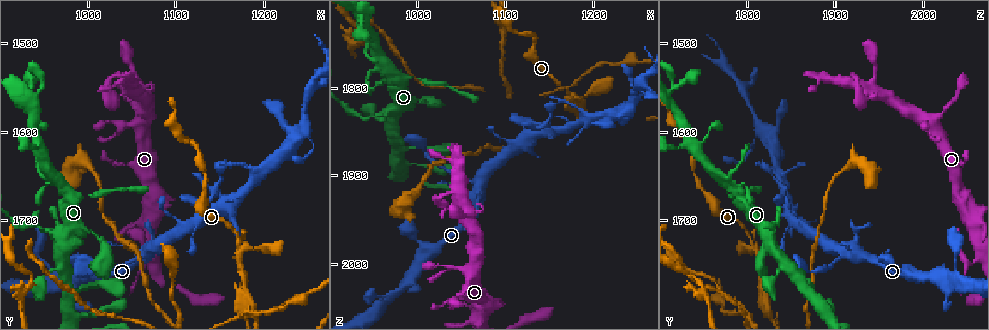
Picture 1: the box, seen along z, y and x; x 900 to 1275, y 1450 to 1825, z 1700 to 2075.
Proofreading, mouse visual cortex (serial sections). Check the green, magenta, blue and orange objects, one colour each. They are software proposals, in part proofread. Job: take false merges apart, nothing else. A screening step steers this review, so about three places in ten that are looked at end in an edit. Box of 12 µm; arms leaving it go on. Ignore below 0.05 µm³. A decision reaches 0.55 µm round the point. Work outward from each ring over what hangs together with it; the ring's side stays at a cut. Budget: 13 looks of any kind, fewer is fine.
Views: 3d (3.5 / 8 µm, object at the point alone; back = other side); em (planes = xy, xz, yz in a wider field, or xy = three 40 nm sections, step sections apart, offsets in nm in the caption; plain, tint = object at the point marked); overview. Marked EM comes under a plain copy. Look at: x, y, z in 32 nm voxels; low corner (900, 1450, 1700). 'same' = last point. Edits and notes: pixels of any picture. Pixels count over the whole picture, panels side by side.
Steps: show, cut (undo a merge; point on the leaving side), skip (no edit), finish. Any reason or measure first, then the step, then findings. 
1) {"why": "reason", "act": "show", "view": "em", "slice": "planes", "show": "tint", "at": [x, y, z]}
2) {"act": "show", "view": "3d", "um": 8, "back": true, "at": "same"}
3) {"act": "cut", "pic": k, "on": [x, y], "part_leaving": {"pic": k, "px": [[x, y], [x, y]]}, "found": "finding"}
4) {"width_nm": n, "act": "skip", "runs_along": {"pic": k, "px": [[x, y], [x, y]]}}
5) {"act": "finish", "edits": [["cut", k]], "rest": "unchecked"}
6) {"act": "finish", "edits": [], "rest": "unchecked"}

{"why": "narrows sharply", "act": "show", "view": "3d", "um": 3.5, "at": [1000, 1670, 1792]}

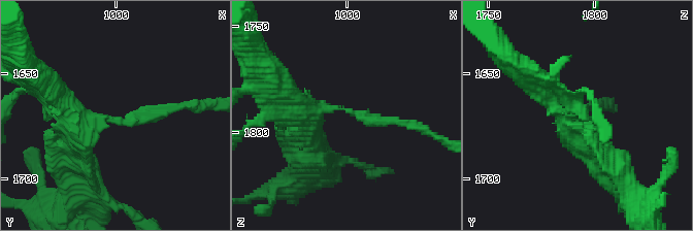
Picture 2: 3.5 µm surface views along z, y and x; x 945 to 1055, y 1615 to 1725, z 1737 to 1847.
{"arm_widths_nm": [150, 400], "act": "show", "view": "em", "slice": "xy", "step": 1, "show": "tint", "at": [999, 1671, 1788]}

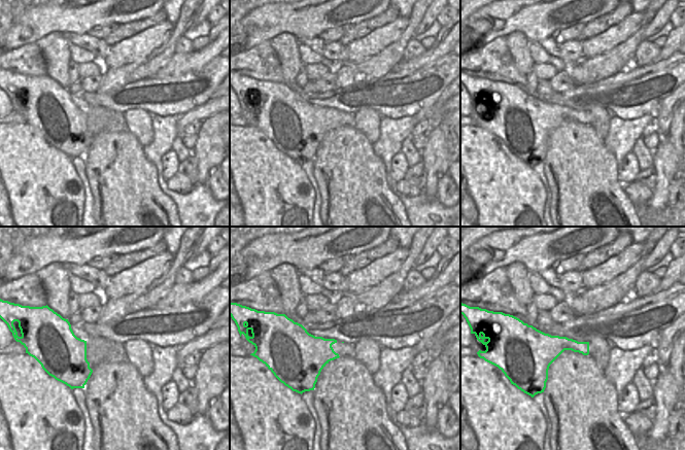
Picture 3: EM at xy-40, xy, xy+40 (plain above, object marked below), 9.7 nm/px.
{"act": "skip", "runs_along": {"pic": 2, "px": [[76, 146], [76, 121], [174, 108]]}, "found": "continuous, no second cell"}

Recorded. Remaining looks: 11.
{"why": "branch point", "act": "show", "view": "3d", "um": 8, "at": [1170, 1728, 1810]}

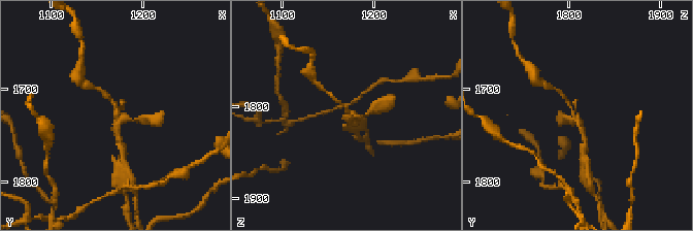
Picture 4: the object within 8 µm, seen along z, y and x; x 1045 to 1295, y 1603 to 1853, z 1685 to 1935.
{"act": "show", "view": "em", "slice": "xy", "step": 5, "show": "tint", "at": [1172, 1728, 1806]}

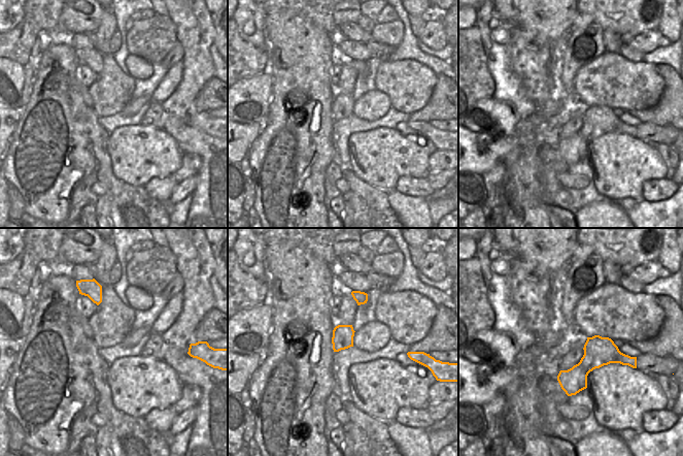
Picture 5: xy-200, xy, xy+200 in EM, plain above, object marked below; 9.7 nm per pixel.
{"act": "cut", "pic": 4, "on": [570, 121], "border": {"pic": 5, "px": [[579, 362], [588, 372]]}, "found": "a second cell is stuck on"}

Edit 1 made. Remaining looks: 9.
{"why": "arms run side by side", "act": "show", "view": "3d", "um": 3.5, "back": true, "at": [1180, 1796, 1824]}

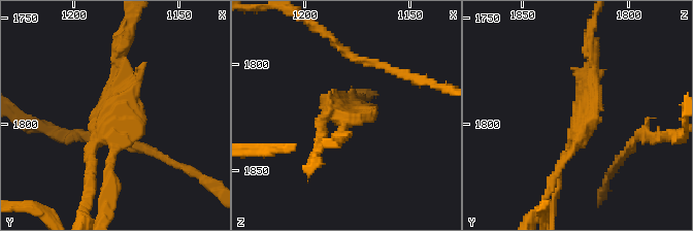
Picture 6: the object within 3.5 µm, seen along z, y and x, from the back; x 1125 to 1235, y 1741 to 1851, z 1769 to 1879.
{"act": "show", "view": "em", "slice": "xy", "step": 2, "show": "tint", "at": [1184, 1796, 1823]}

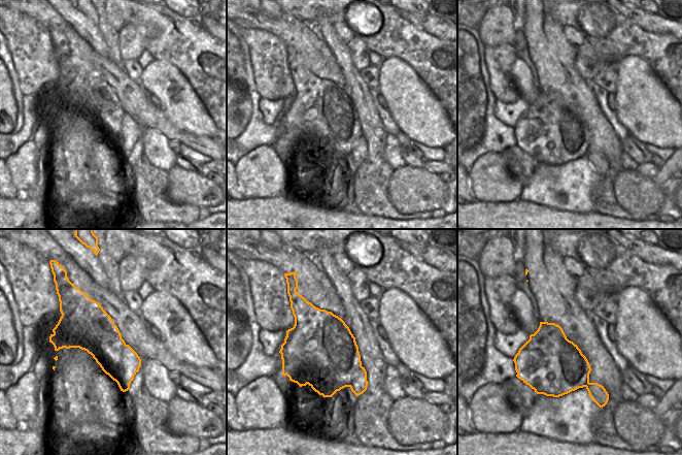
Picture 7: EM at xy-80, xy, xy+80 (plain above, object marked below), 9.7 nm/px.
{"act": "cut", "pic": 6, "on": [108, 170], "border": {"pic": 7, "px": [[125, 344], [122, 376], [116, 382]]}, "found": "a second cell is stuck on"}

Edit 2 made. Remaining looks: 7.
{"why": "see it whole again", "act": "show", "view": "overview"}

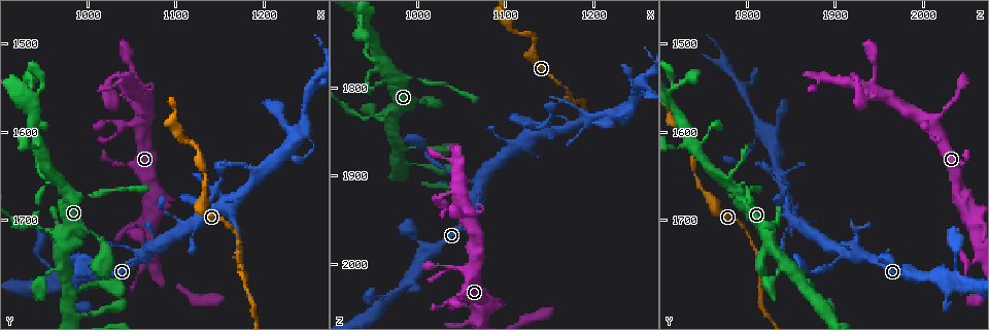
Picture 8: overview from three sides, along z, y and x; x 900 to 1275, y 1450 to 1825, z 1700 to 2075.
{"why": "thick turns thin", "act": "show", "view": "3d", "um": 8, "at": [1070, 1732, 1914]}

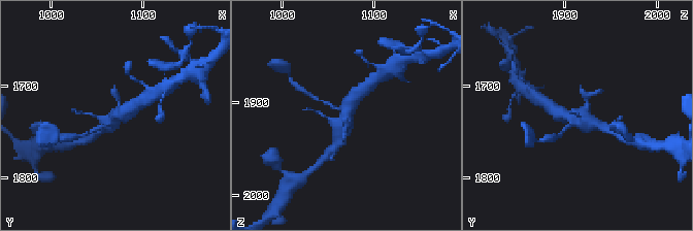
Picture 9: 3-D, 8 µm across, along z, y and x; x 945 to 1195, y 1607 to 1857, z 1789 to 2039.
{"act": "show", "view": "em", "slice": "xy", "step": 2, "show": "tint", "at": [1072, 1736, 1910]}

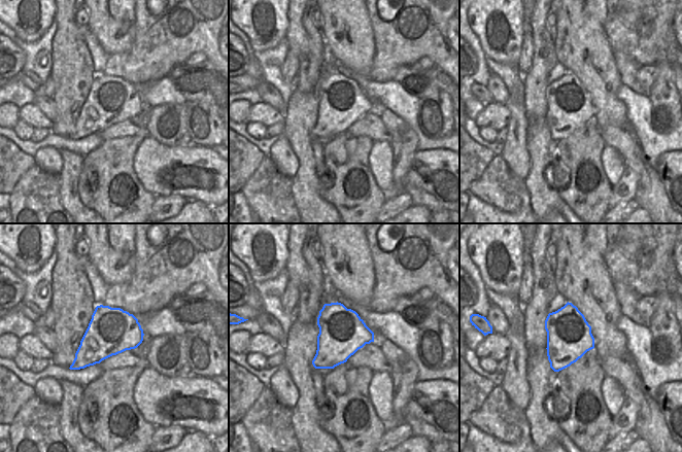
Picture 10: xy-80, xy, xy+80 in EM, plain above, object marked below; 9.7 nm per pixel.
{"act": "skip", "runs_along": {"pic": 9, "px": [[339, 139], [349, 105], [362, 91]]}, "found": "continuous, no second cell"}

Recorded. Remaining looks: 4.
{"why": "a narrow waist", "act": "show", "view": "3d", "um": 8, "back": true, "at": [1008, 1758, 1872]}

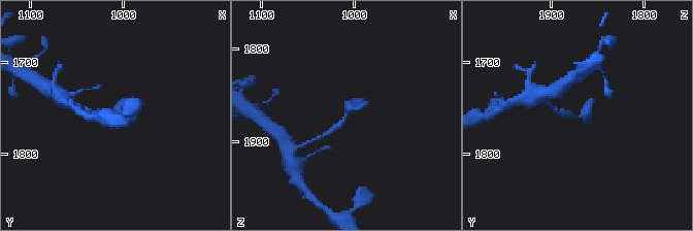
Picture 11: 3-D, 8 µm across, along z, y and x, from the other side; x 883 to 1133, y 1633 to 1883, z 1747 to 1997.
{"why": "shape alone is not enough", "act": "show", "view": "em", "slice": "planes", "show": "tint", "at": [1006, 1760, 1872]}

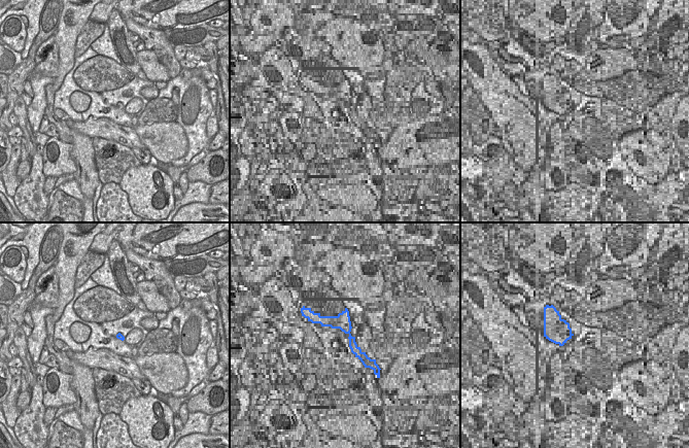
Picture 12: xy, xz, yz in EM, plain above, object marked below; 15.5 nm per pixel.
{"act": "skip", "runs_along": {"pic": 11, "px": [[326, 133], [343, 120], [359, 98]]}, "found": "continuous, no second cell"}

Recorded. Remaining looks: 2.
{"act": "finish", "edits": [["cut", 4], ["cut", 6]], "rest": "unchecked"}

